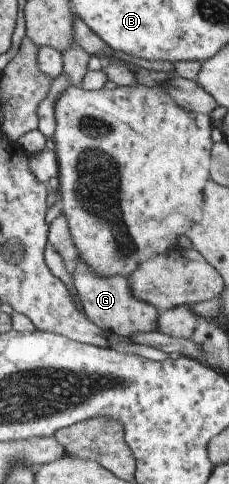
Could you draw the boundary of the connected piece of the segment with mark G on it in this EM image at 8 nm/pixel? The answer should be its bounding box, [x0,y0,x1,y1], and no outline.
[73,261,159,338]

